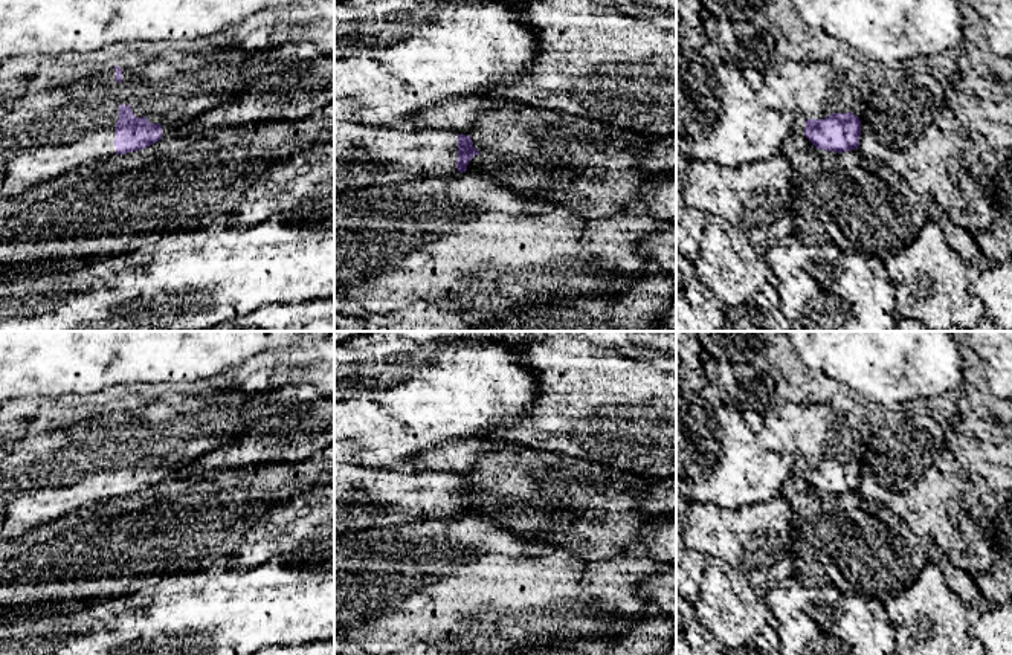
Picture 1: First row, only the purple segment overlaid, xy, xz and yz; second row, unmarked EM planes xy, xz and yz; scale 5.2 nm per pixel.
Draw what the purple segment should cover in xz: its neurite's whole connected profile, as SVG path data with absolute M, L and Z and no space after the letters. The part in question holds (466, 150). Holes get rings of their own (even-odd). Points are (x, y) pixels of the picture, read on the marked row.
M353 98L334 99L334 195L374 185L449 177L467 171L469 162L481 154L470 136L453 130L415 130L408 121L392 128L366 125L354 119L359 108Z

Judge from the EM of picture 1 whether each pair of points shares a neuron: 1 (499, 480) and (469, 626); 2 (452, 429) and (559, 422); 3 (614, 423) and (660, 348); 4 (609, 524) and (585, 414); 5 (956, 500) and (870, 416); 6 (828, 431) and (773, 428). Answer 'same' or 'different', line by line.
1: different
2: different
3: different
4: different
5: same
6: same

